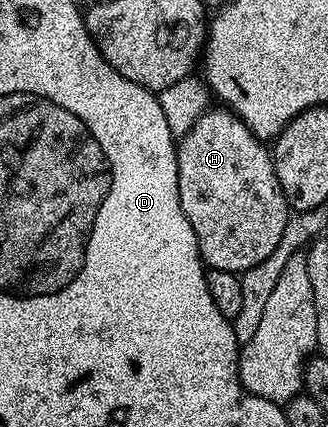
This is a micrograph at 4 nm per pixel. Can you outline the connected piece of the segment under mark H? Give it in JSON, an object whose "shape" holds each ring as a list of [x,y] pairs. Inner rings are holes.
{"shape":[[[206,109],[177,143],[180,208],[184,208],[184,216],[188,216],[192,232],[196,232],[203,263],[212,270],[241,275],[244,270],[266,260],[275,251],[292,211],[280,188],[267,143],[254,135],[233,110],[217,109]]]}

